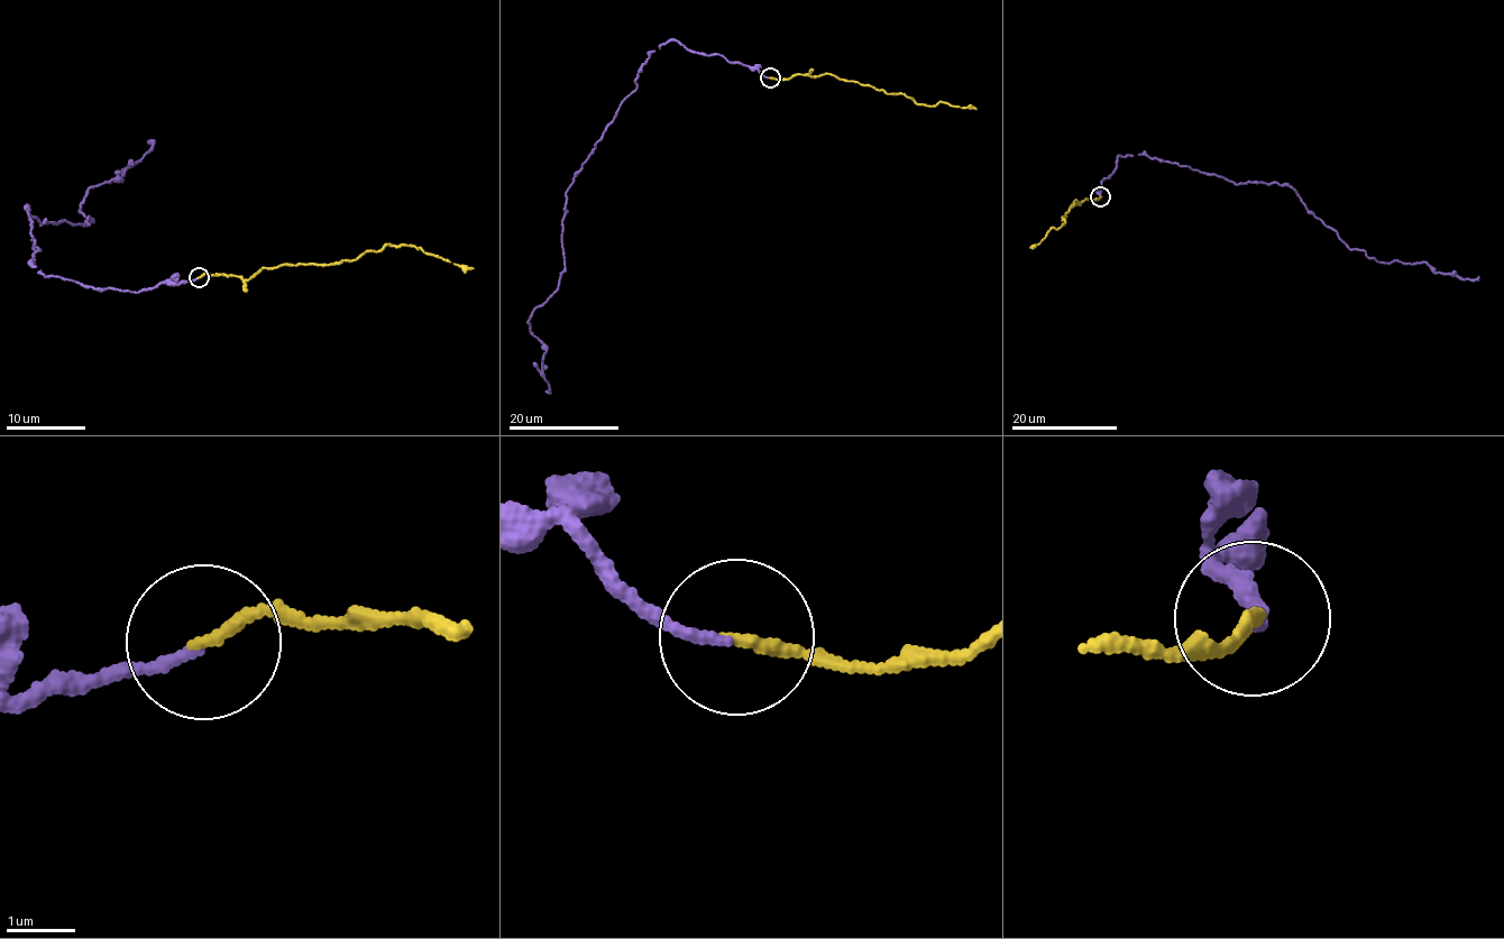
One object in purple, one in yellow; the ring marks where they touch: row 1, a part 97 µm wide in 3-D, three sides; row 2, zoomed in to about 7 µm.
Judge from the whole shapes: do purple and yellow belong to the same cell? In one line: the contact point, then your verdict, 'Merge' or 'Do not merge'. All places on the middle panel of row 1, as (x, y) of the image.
Place: (770, 77). Merge

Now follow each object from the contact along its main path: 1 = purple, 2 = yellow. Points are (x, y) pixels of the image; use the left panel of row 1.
1: (198, 278), (136, 293), (31, 266), (27, 206), (86, 224), (90, 189), (122, 180), (147, 140)
2: (198, 277), (247, 279), (264, 267), (335, 265), (403, 244), (474, 267)

